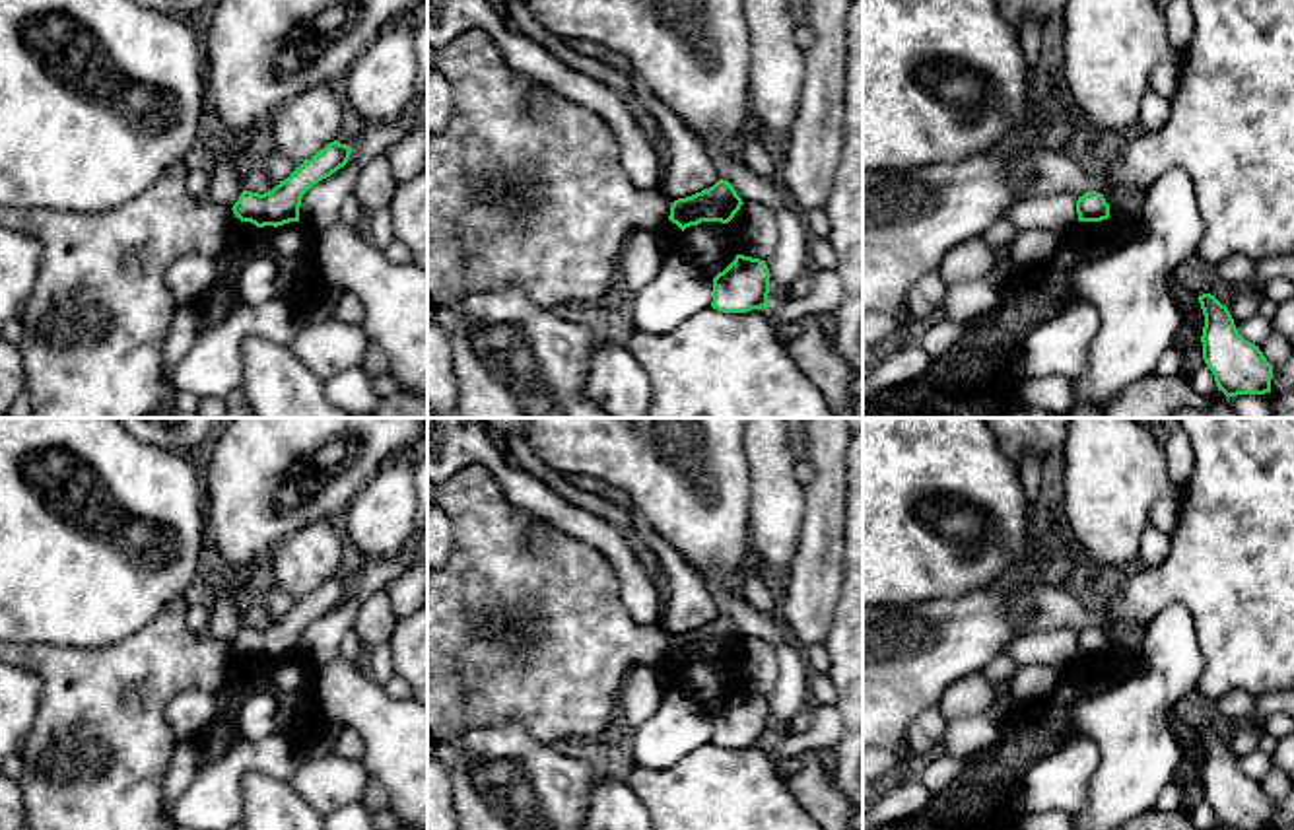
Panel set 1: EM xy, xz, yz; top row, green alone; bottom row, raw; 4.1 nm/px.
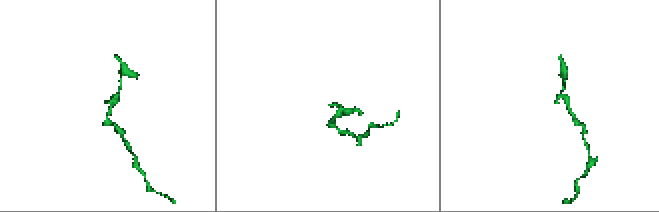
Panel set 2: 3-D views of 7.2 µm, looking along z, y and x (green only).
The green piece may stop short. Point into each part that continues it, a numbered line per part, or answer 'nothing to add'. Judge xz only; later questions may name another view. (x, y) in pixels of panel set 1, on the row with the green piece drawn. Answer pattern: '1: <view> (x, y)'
nothing to add

